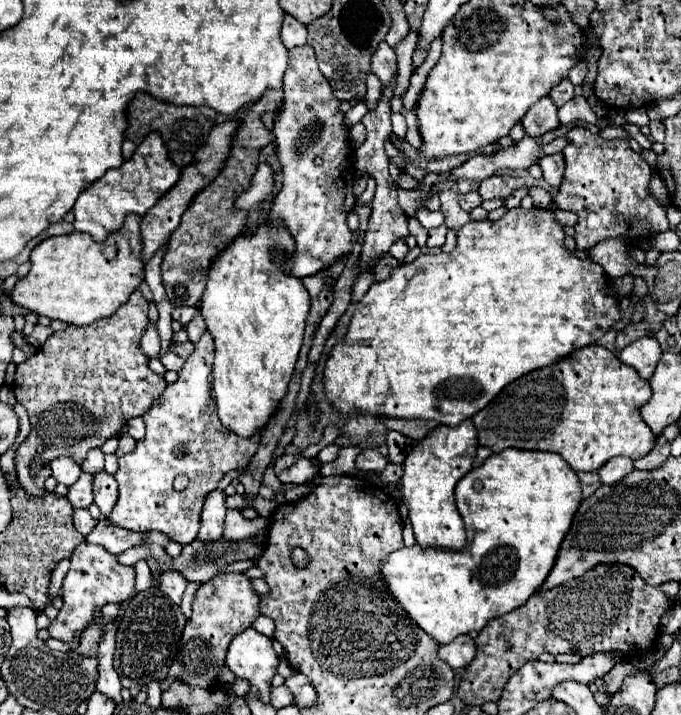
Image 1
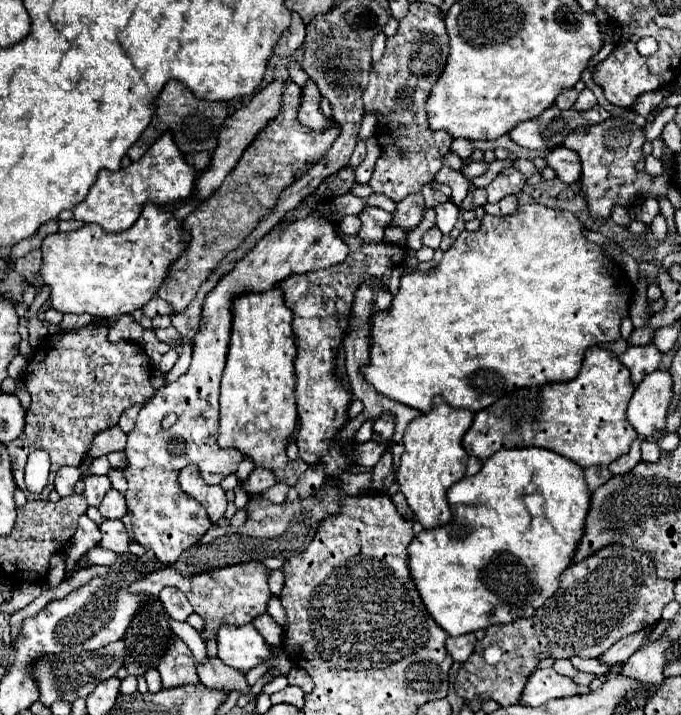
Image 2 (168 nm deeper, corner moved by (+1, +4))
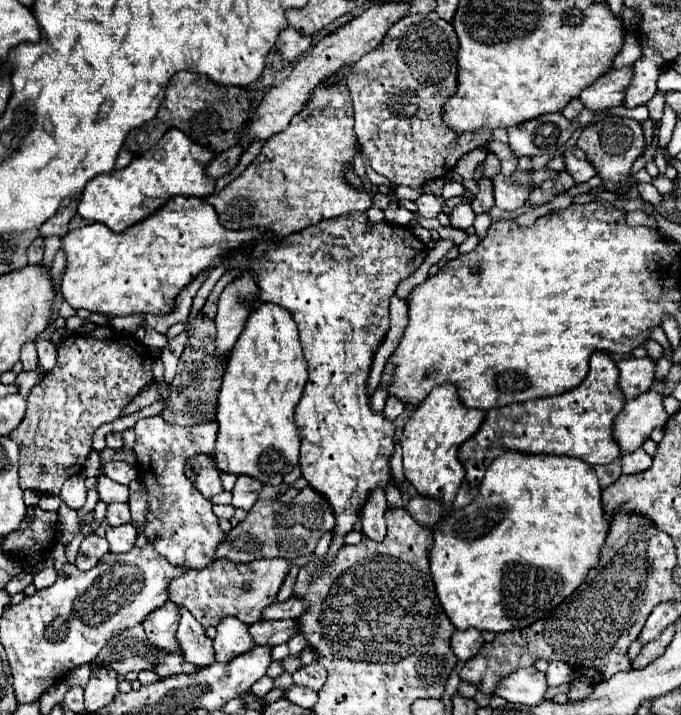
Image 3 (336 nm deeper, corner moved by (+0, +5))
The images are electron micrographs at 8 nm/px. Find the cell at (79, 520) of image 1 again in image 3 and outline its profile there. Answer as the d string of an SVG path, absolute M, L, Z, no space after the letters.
M89 533L83 537L81 541L81 549L79 549L79 557L77 557L77 569L87 571L91 567L95 567L95 563L109 551L109 543L105 537L99 537L97 533Z

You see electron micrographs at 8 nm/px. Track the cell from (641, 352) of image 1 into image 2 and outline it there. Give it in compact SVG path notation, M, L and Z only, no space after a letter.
M654 344L648 346L630 346L618 360L630 370L630 378L634 384L640 384L646 374L660 368L662 354Z

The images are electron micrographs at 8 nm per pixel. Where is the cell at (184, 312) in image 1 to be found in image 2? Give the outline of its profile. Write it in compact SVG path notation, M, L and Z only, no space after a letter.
M154 296L148 304L142 306L142 314L148 316L148 318L154 318L158 314L168 314L172 316L172 310L168 308L168 304L164 304L164 300L158 300L158 296Z

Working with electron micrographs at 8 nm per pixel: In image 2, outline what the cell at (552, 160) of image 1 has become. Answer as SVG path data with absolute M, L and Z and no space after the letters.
M560 146L546 156L546 162L548 162L550 168L556 170L558 178L564 184L576 184L580 180L582 166L580 166L580 156L574 150Z

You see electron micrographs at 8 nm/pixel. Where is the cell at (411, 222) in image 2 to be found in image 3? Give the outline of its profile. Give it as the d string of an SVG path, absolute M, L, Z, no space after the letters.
M423 193L419 195L415 203L417 203L417 215L421 215L421 217L437 217L437 213L441 211L443 199L435 197L435 195L429 195L429 193Z

